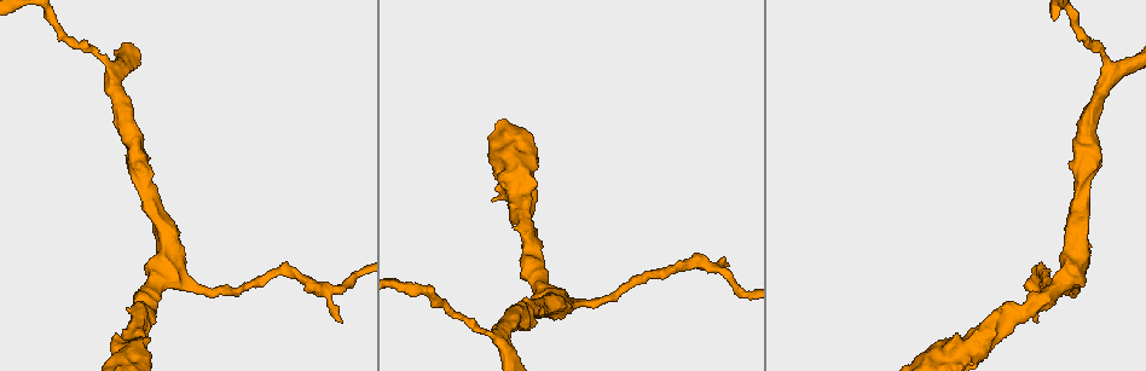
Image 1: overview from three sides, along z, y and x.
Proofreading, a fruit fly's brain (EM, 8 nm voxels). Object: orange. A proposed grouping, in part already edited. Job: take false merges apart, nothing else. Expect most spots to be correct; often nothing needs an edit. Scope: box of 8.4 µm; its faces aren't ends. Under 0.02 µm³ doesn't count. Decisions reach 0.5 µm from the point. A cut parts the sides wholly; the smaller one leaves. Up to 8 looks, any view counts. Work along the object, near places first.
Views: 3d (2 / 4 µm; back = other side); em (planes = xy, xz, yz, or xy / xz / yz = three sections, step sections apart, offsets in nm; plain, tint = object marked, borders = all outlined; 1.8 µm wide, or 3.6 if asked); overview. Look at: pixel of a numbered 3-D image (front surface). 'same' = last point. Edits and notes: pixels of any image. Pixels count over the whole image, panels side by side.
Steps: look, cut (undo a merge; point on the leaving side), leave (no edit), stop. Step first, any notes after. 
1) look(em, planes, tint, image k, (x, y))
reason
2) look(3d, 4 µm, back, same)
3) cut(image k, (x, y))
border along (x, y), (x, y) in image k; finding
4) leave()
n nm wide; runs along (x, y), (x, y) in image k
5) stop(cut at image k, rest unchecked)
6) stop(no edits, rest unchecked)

look(3d, 4 µm, image 1, (113, 77))
three arms meet

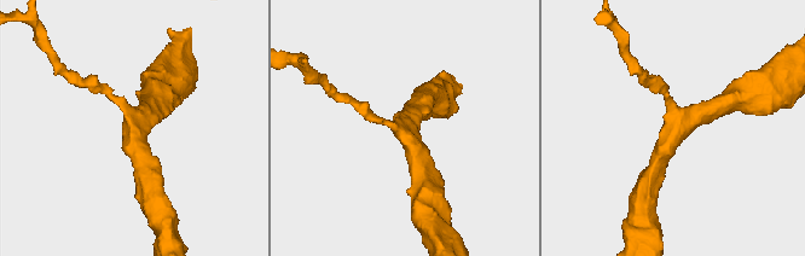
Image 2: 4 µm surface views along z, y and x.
look(em, planes, tint, image 2, (676, 132))
3 arms

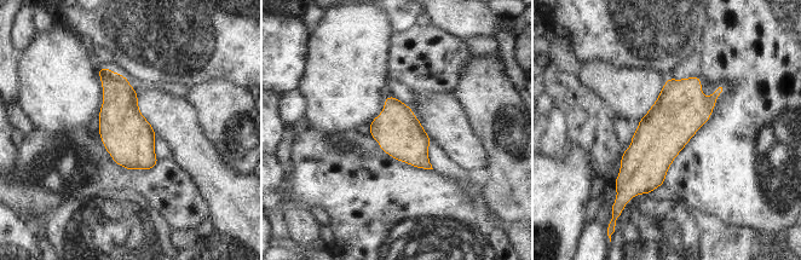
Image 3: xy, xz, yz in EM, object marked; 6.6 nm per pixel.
leave()
300 nm wide; runs along (721, 87), (622, 189) in image 3; one cell here

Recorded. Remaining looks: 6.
look(3d, 4 µm, back, image 1, (1077, 277))
sudden change in width

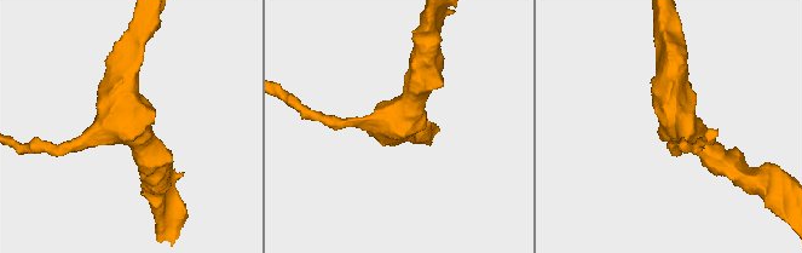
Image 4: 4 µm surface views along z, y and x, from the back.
look(em, xy, step 4, tint, image 4, (109, 127))

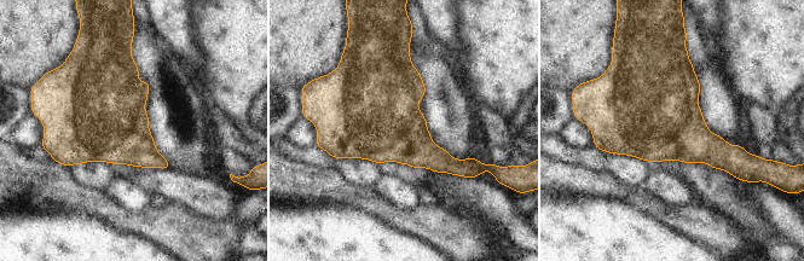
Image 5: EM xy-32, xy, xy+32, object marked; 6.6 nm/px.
look(em, planes, tint, same)

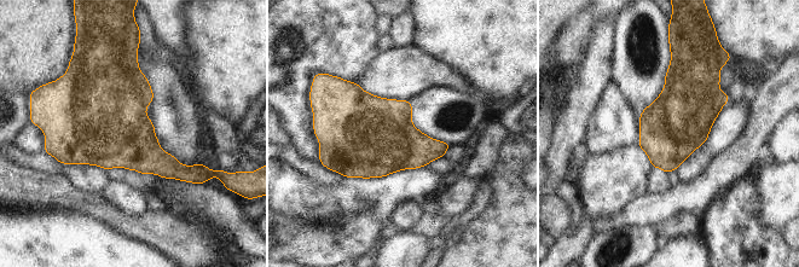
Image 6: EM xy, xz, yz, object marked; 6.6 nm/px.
leave()
all the same cell

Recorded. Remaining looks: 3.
look(em, 3.6 µm, planes, tint, image 1, (517, 205))
calibre changes

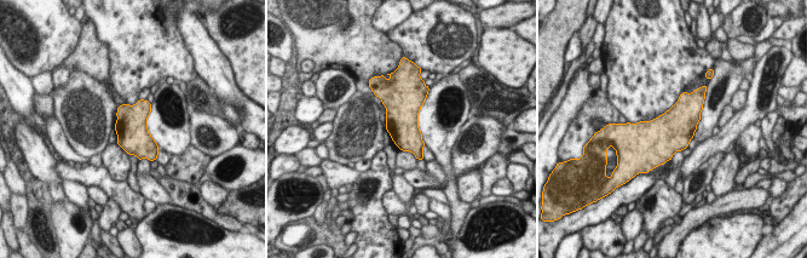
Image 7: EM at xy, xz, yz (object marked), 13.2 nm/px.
leave()
420 nm wide; all the same cell

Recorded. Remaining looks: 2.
stop(no edits, rest unchecked)

